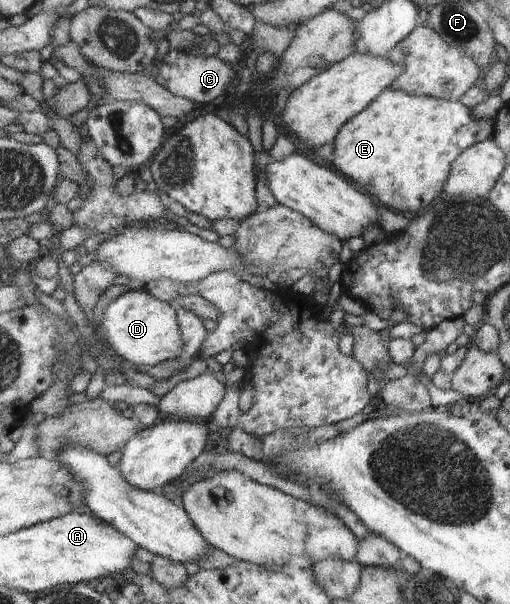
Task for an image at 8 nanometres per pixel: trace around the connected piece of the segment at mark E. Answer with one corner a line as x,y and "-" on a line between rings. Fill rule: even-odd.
392,86
342,127
331,159
341,174
362,184
387,208
413,217
443,190
457,156
471,144
490,138
492,129
490,118
476,120
465,104
414,96

